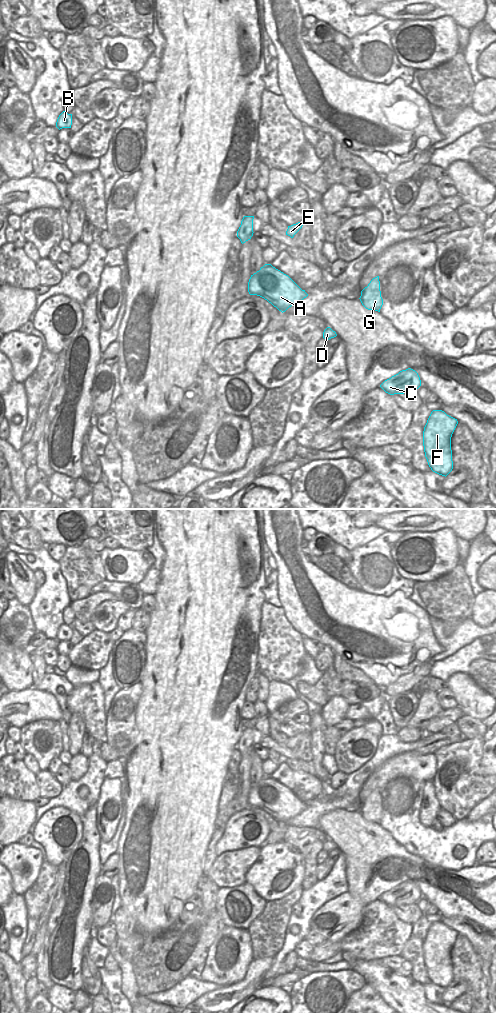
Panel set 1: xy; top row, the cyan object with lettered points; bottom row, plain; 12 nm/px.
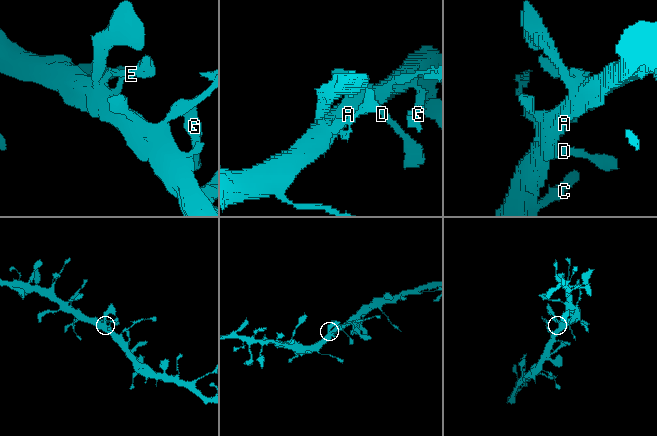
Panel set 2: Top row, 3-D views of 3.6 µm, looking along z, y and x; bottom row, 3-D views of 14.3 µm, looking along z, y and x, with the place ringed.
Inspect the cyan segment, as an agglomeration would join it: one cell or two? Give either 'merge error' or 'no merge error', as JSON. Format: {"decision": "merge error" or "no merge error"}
{"decision": "no merge error"}

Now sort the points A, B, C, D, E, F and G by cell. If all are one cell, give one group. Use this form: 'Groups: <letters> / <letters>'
Groups: A B C D E F G

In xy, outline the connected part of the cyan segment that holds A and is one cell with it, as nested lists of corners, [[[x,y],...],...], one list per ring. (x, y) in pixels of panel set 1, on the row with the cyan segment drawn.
[[[265,264],[251,275],[248,292],[264,298],[282,313],[308,296],[288,275],[271,264]]]

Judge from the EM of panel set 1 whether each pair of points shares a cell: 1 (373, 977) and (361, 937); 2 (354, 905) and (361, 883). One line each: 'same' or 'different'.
1: different
2: different

